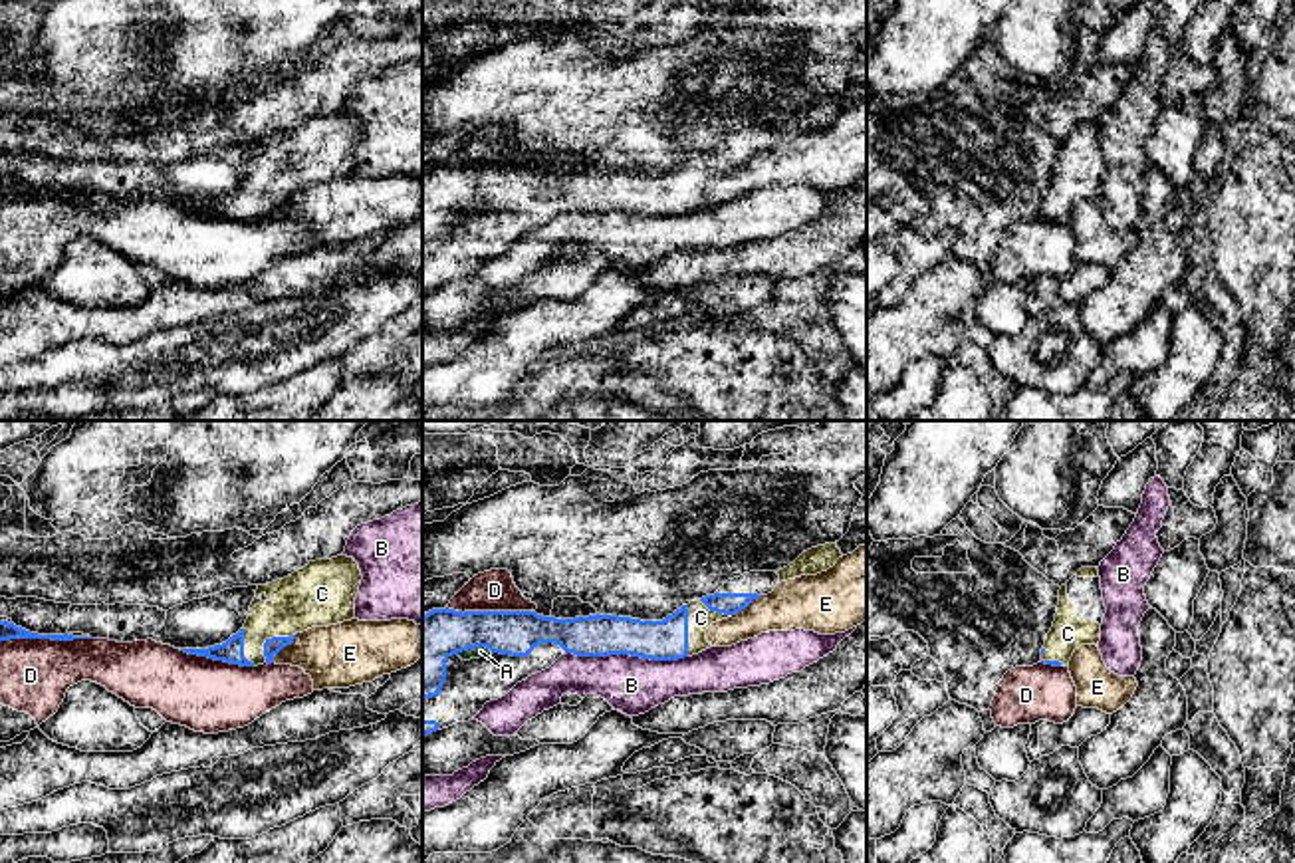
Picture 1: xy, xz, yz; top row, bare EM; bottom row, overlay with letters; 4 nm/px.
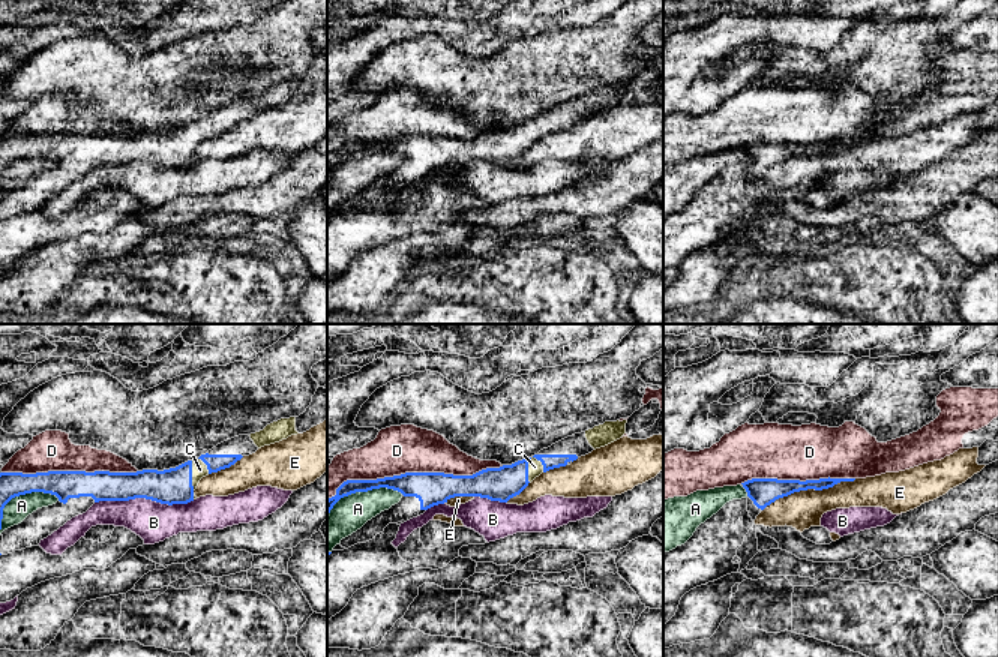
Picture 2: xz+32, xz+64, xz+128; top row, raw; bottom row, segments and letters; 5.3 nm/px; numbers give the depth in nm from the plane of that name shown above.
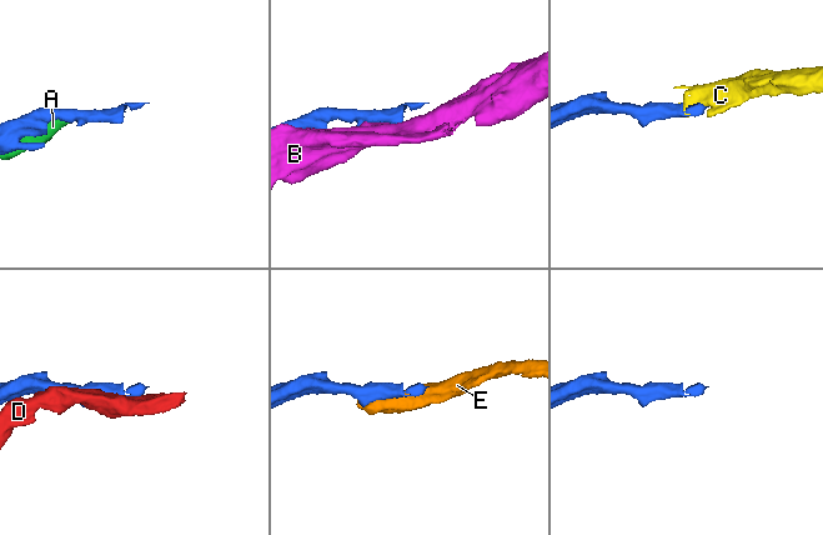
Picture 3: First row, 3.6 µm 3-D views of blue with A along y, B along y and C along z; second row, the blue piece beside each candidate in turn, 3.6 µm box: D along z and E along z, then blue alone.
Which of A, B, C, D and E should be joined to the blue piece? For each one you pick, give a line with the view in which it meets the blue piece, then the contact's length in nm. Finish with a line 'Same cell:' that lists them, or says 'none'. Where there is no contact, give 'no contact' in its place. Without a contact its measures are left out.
C: xy | 180 nm
Same cell: C

